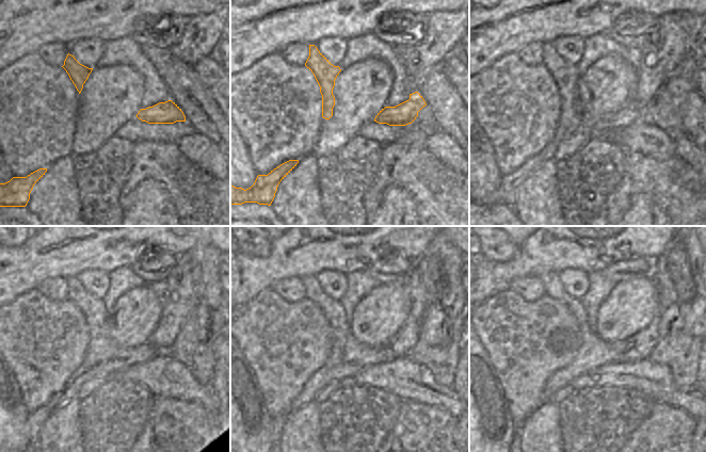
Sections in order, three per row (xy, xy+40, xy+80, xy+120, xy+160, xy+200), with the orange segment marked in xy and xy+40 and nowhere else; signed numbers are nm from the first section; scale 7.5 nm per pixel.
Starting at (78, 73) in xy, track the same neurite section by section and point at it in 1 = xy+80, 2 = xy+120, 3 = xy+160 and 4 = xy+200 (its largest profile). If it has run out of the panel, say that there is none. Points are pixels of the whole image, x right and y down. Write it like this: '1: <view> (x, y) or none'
1: xy+80 (566, 76)
2: xy+120 (103, 358)
3: xy+160 (348, 356)
4: xy+200 (593, 353)

